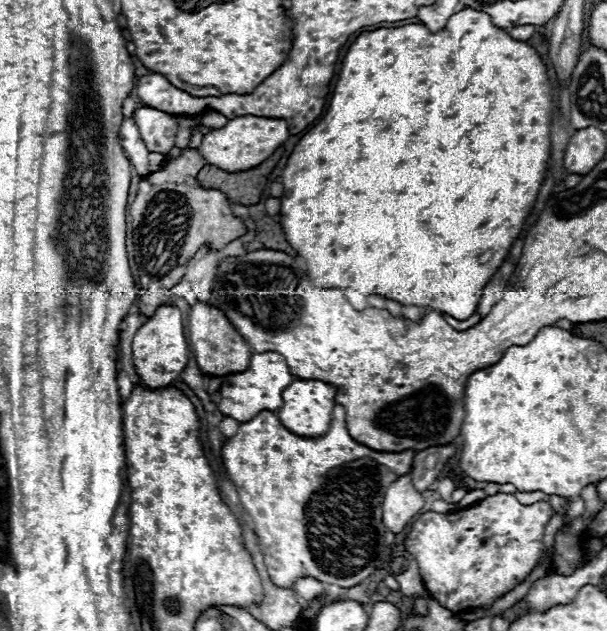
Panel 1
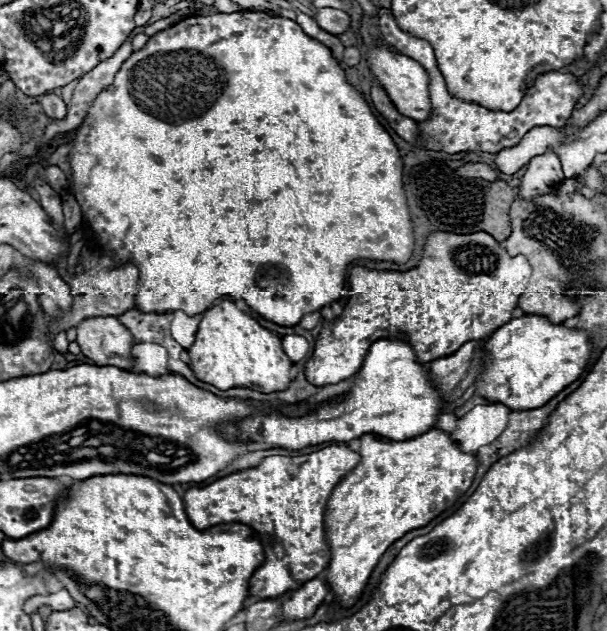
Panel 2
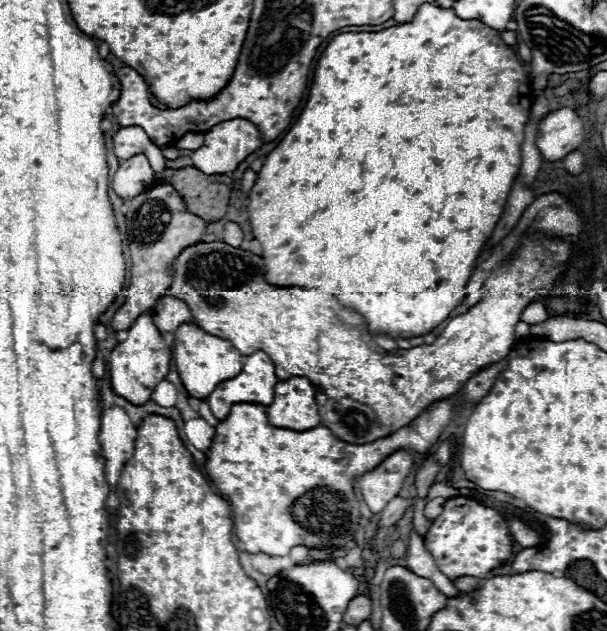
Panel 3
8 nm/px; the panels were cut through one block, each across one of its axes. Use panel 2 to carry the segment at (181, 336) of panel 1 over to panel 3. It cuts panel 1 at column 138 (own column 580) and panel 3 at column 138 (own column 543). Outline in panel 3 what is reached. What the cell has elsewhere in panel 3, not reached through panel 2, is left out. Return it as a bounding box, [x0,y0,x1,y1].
[108,314,172,404]

